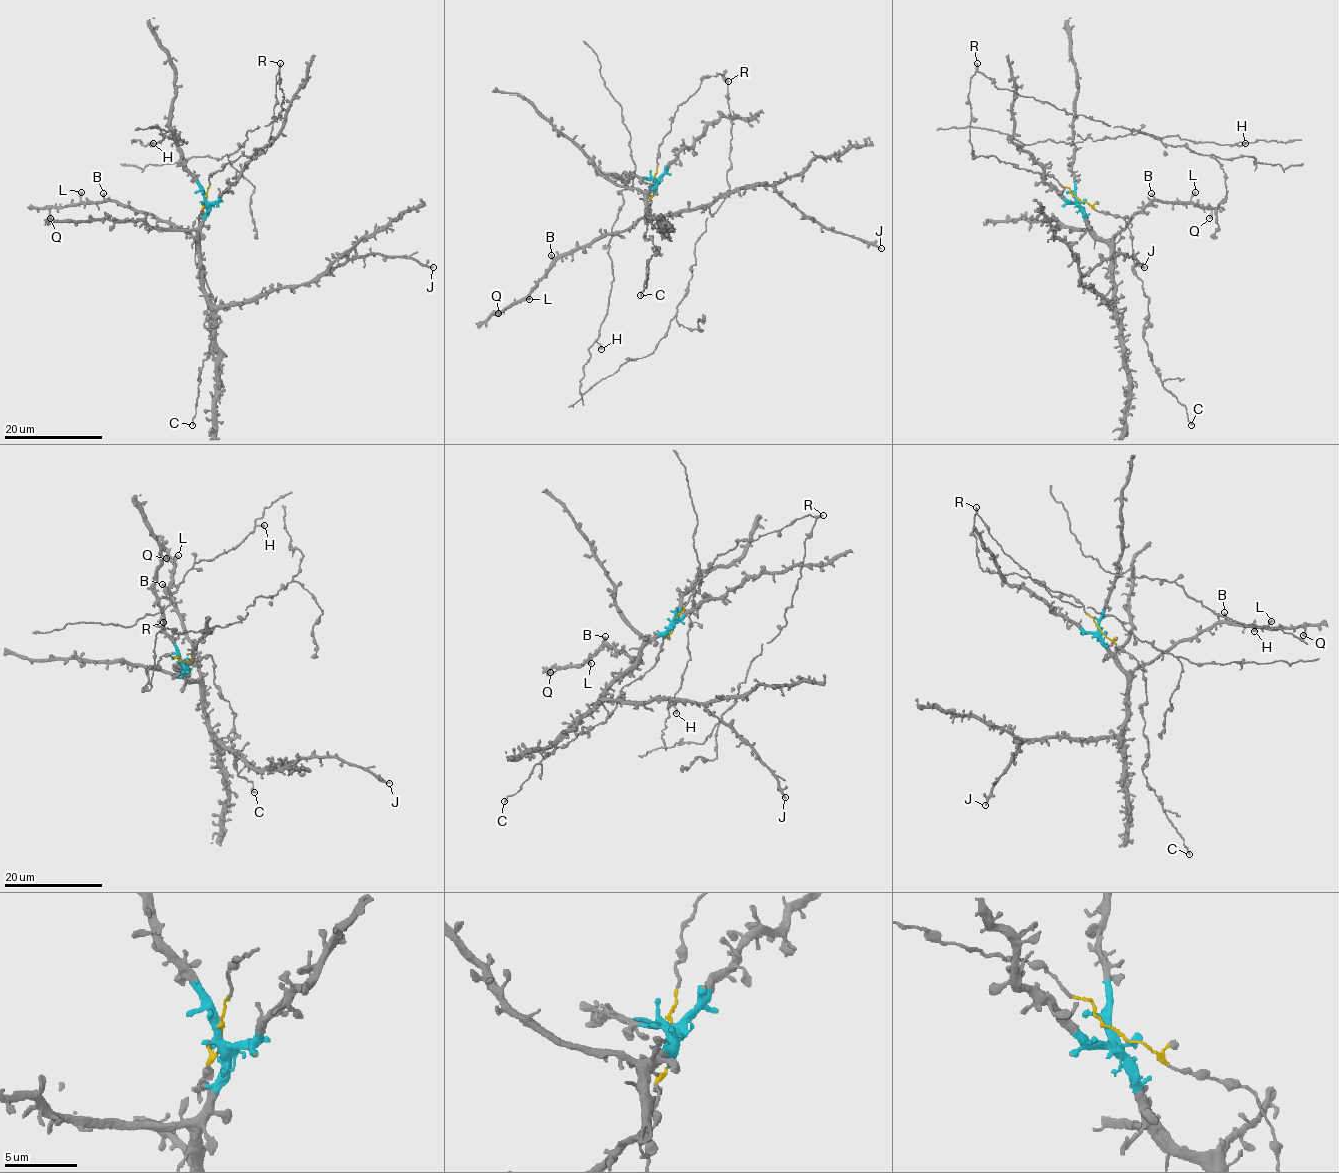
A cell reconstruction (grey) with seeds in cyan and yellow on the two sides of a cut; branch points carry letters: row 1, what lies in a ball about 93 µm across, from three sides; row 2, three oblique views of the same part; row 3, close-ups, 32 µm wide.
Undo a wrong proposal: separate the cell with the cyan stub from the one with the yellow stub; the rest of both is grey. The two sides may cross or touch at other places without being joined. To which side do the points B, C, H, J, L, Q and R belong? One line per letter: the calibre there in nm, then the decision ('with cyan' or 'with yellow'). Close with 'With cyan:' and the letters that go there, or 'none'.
B: 320 nm | with cyan
C: 200 nm | with yellow
H: 380 nm | with cyan
J: 240 nm | with cyan
L: 360 nm | with cyan
Q: 440 nm | with cyan
R: 280 nm | with yellow
With cyan: B, H, J, L, Q

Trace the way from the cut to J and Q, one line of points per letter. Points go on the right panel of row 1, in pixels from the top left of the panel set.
J: (1078, 199), (1086, 226), (1110, 248), (1111, 306), (1082, 282), (1082, 276), (1112, 255), (1131, 255), (1144, 268)
Q: (1078, 199), (1086, 225), (1101, 238), (1109, 239), (1152, 201), (1207, 206), (1211, 210), (1209, 218)

